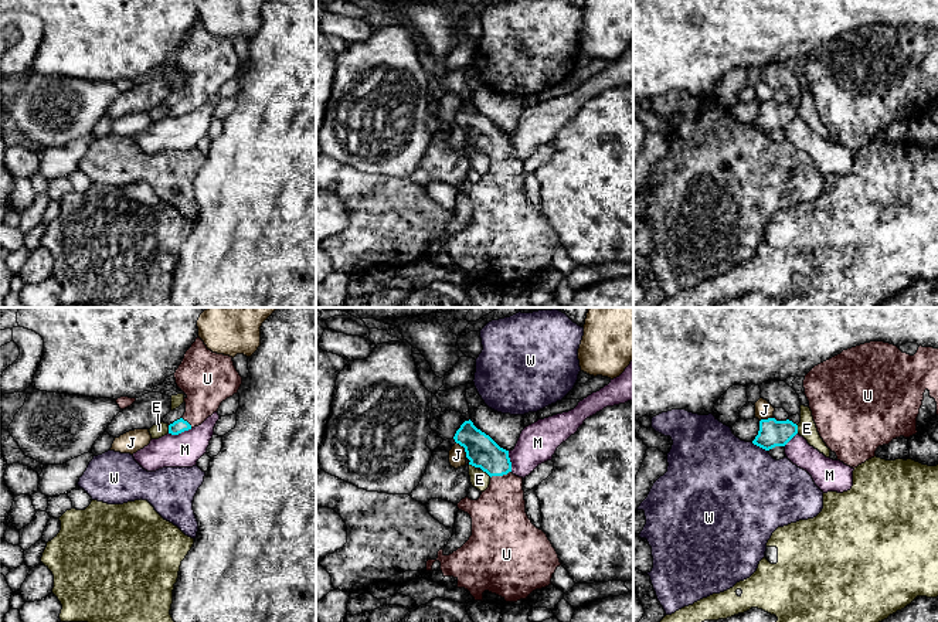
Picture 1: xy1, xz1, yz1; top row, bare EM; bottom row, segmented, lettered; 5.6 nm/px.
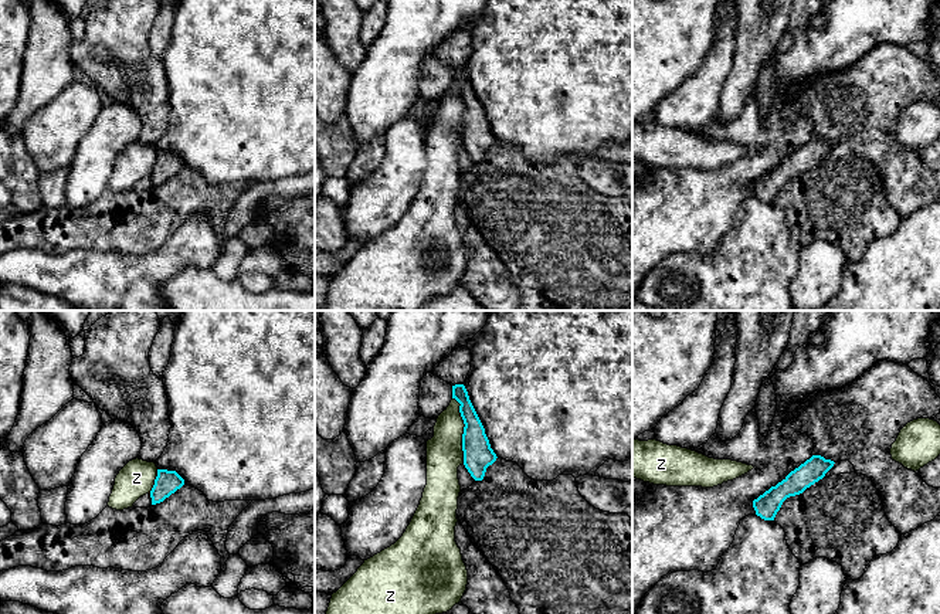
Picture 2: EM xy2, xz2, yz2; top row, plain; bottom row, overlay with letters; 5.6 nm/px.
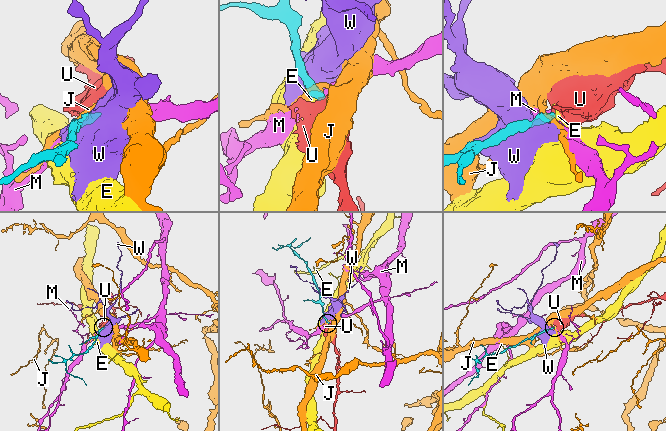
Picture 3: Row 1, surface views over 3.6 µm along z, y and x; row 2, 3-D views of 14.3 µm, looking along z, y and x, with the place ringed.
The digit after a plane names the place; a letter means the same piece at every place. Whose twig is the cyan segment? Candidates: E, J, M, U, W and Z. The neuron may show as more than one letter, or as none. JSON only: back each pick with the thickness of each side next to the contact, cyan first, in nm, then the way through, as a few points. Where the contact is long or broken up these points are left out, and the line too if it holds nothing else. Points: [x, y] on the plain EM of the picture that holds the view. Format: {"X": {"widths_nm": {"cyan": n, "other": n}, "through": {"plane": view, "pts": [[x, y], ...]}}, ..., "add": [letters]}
{"U": {"widths_nm": {"cyan": 180, "other": 320}, "through": {"plane": "xz1", "pts": [[482, 133], [499, 150], [500, 157], [499, 201]]}}, "add": ["U"]}

